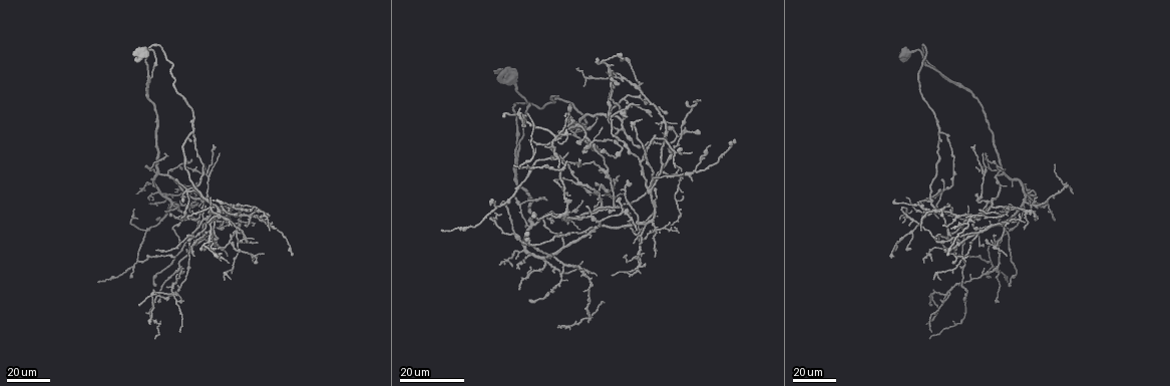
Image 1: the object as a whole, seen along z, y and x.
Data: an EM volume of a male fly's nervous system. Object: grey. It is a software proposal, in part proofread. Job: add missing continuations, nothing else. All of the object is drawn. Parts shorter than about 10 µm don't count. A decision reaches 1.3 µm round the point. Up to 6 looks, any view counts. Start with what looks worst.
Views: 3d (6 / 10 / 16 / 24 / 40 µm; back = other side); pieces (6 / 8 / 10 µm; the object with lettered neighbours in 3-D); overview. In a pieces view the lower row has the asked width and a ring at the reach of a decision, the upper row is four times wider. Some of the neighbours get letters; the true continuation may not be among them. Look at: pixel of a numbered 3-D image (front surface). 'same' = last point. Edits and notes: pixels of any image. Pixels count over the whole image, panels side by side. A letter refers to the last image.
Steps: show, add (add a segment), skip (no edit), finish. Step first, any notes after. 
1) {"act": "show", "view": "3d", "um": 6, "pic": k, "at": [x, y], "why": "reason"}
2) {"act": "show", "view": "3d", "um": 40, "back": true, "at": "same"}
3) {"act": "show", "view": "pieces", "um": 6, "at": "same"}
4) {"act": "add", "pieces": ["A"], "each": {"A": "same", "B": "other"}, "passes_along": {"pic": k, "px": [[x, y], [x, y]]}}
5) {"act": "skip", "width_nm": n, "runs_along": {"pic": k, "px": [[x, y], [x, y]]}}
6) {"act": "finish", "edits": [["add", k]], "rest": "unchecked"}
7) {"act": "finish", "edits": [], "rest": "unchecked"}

{"act": "show", "view": "3d", "um": 40, "pic": 1, "at": [518, 288], "why": "an open end"}

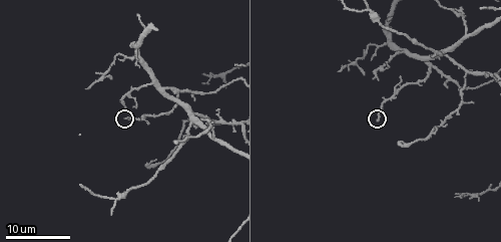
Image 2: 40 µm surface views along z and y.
{"act": "show", "view": "pieces", "um": 8, "pic": 2, "at": [376, 121]}

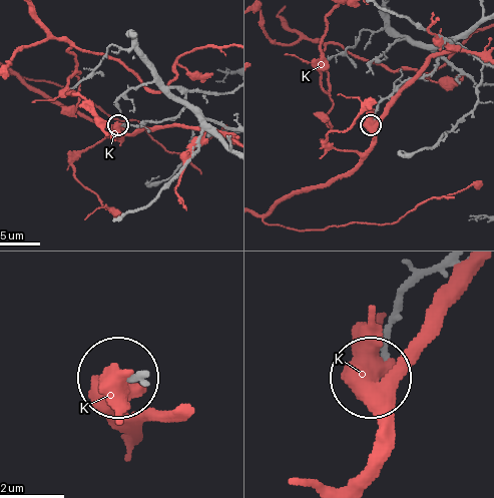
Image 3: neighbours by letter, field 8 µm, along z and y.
{"act": "skip", "each": {"K": "other"}, "found": "none of them fits"}

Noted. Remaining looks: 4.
{"act": "show", "view": "3d", "um": 24, "pic": 1, "at": [581, 266], "why": "an open end"}

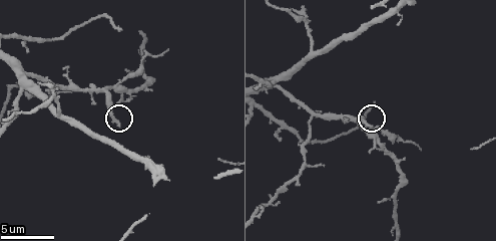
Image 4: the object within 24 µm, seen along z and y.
{"act": "show", "view": "pieces", "um": 8, "pic": 4, "at": [120, 123]}

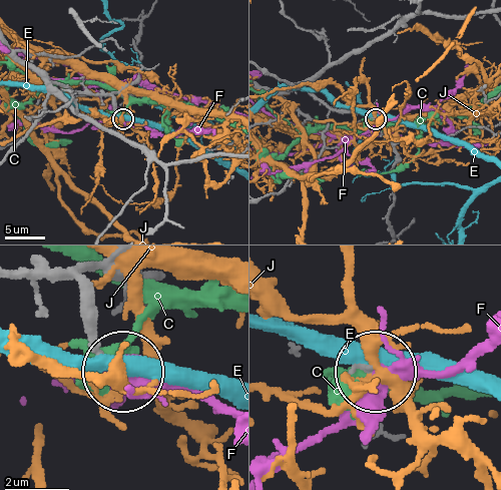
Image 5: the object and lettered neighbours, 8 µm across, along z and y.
{"act": "skip", "width_nm": 200, "each": {"C": "other", "E": "other", "F": "other", "J": "other"}, "found": "no lettered segment goes on from it"}

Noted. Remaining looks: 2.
{"act": "show", "view": "3d", "um": 40, "pic": 1, "at": [97, 280], "why": "branch stops here"}

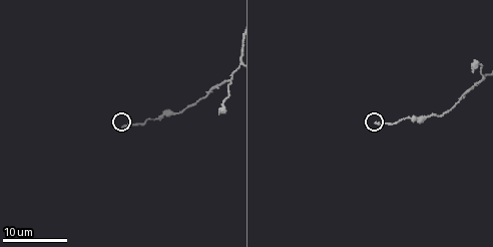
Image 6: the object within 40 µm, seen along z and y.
{"act": "show", "view": "pieces", "um": 6, "pic": 6, "at": [376, 124], "why": "see the neighbours"}

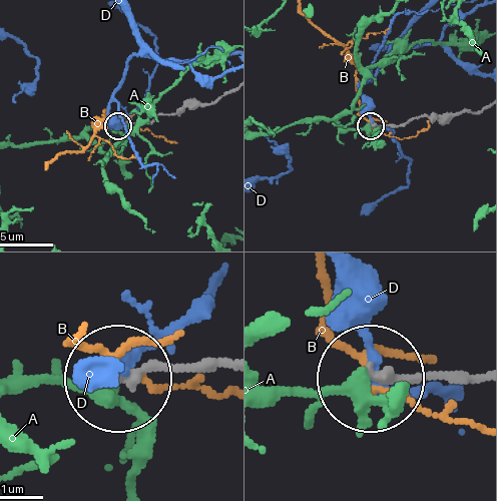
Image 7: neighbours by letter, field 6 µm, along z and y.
{"act": "skip", "each": {"A": "other", "B": "other", "D": "other"}, "runs_along": {"pic": 7, "px": [[480, 381], [376, 381]]}, "found": "no lettered segment goes on from it"}

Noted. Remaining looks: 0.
{"act": "finish", "edits": [], "rest": "unchecked"}

